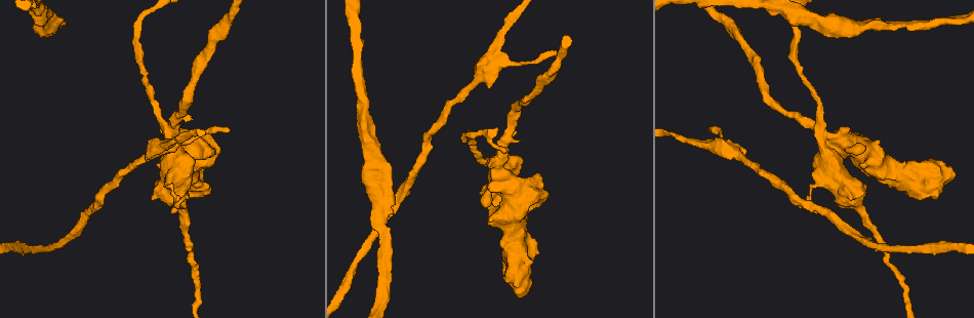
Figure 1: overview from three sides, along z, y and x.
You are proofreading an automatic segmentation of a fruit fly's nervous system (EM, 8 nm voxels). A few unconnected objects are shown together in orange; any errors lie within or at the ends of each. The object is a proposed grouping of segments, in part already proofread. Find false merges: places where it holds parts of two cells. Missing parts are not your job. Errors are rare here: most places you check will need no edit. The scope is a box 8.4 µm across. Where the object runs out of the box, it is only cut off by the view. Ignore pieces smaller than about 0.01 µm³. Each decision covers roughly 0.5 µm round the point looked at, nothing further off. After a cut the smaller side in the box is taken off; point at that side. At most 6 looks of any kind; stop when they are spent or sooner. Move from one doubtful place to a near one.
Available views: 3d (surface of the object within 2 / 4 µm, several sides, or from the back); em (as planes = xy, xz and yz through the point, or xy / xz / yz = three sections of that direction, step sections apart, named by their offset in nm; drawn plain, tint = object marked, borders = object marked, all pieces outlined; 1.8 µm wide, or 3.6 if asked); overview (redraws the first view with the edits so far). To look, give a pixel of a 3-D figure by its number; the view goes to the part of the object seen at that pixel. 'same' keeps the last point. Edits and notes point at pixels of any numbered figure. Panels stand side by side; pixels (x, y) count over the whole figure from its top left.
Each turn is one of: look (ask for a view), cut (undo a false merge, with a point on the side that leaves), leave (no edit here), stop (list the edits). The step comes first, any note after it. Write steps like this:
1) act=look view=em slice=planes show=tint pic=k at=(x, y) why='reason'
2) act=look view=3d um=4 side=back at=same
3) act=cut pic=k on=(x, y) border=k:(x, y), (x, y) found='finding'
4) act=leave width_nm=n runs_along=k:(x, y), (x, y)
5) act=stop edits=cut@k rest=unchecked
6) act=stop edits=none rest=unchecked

act=look view=em slice=yz step=4 show=tint pic=1 at=(171, 131) why='branch point'

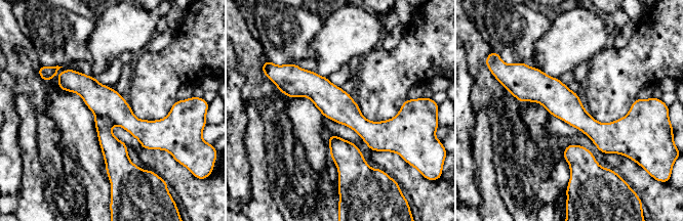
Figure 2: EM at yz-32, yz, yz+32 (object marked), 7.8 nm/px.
act=cut pic=2 on=(112, 147) width_nm=240 found='two cells meet here'

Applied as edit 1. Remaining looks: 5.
act=look view=overview why='see it whole again'

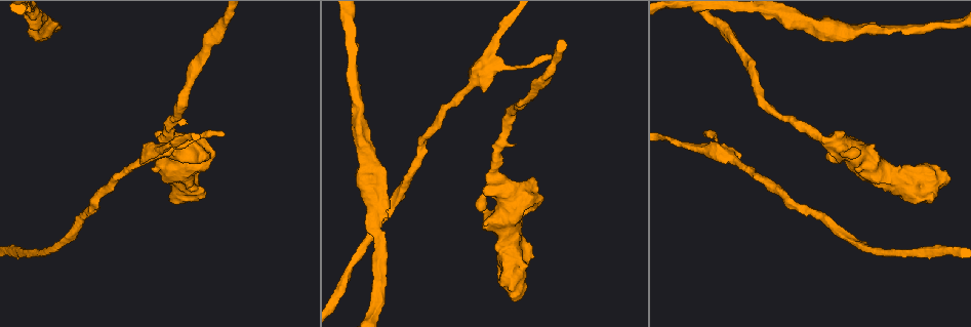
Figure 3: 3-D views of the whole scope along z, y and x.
act=look view=3d um=4 pic=3 at=(480, 71) why='a fork'

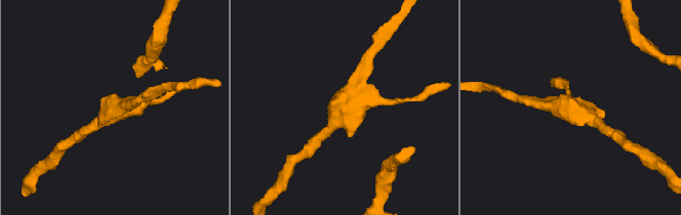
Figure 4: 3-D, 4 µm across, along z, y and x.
act=look view=em slice=planes show=tint pic=4 at=(574, 106) arms=3

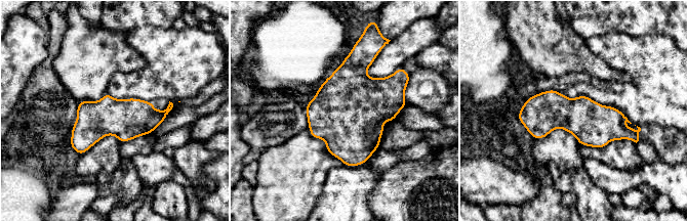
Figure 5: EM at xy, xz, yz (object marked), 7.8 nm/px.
act=leave runs_along=5:(520, 115), (578, 116), (632, 136) found='all the same cell'

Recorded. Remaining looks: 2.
act=look view=3d um=4 pic=3 at=(513, 267) why='small branch off a trunk'

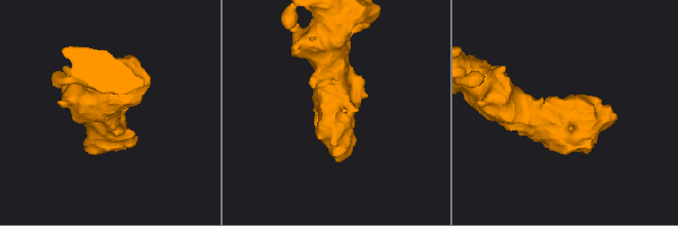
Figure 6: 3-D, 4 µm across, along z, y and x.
act=look view=em um=3.6 slice=planes show=tint pic=6 at=(334, 115)

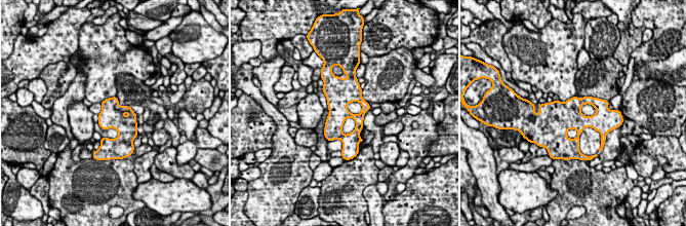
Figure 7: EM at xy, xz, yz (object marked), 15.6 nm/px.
act=leave found='one cell here'

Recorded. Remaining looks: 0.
act=stop edits=cut@2 rest=unchecked

